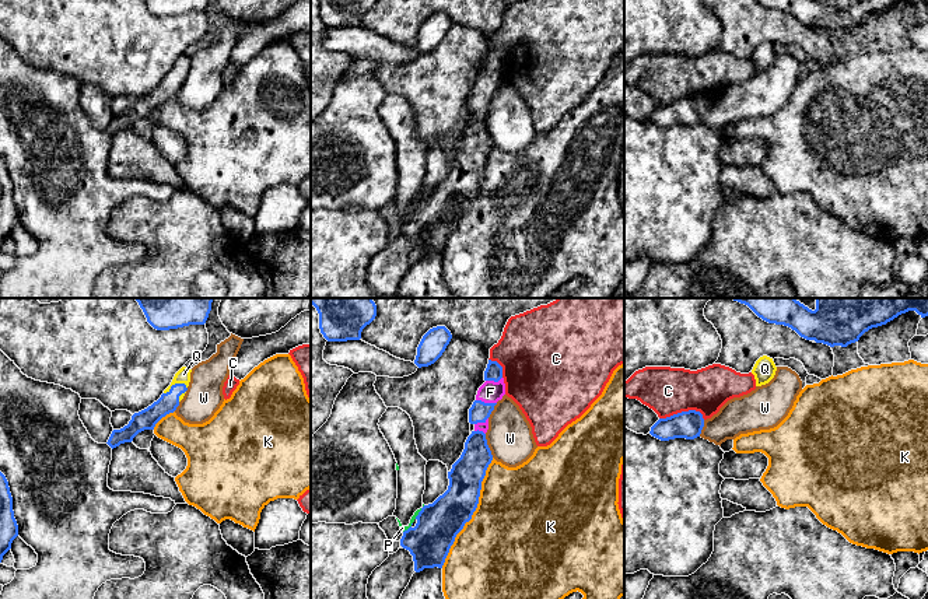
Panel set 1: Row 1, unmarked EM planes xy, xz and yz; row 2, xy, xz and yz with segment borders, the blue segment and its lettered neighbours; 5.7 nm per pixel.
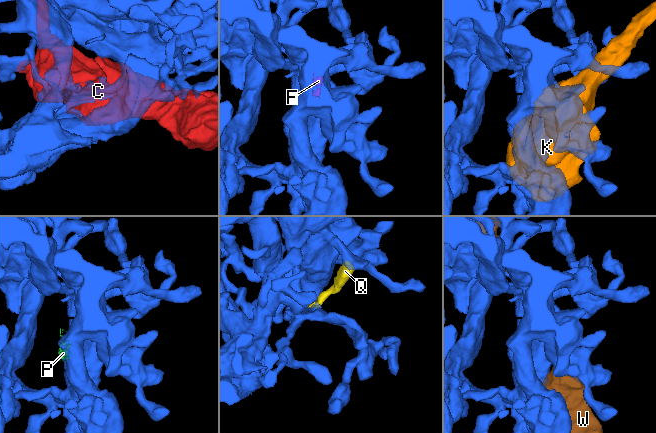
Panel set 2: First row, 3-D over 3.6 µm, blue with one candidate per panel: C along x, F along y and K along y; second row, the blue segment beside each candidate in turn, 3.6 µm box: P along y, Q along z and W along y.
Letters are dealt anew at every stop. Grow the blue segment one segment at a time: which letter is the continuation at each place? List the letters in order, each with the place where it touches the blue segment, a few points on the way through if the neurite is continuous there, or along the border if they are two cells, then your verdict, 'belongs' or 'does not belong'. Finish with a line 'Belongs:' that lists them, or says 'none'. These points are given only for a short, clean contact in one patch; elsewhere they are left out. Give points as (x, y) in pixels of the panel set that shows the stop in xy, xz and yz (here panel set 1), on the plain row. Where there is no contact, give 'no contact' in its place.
C: yz (683, 98) | does not belong
F: xz (486, 90) | belongs
K: xz (473, 198) | does not belong
P: xz (419, 199) | along xz (424, 192), (415, 205) | does not belong
Q: xy (175, 70) | belongs
W: xz (487, 132) | does not belong
Belongs: F, Q

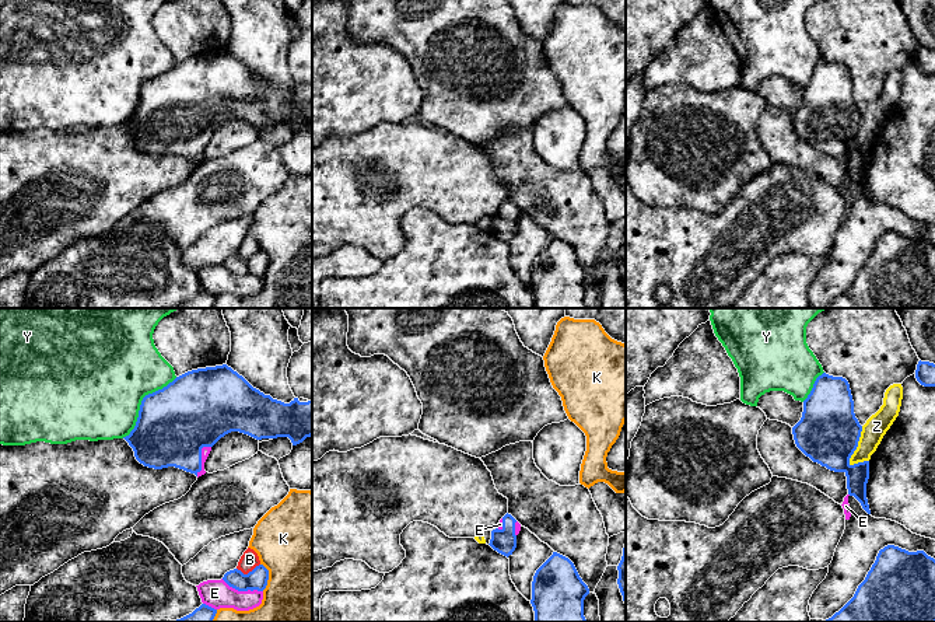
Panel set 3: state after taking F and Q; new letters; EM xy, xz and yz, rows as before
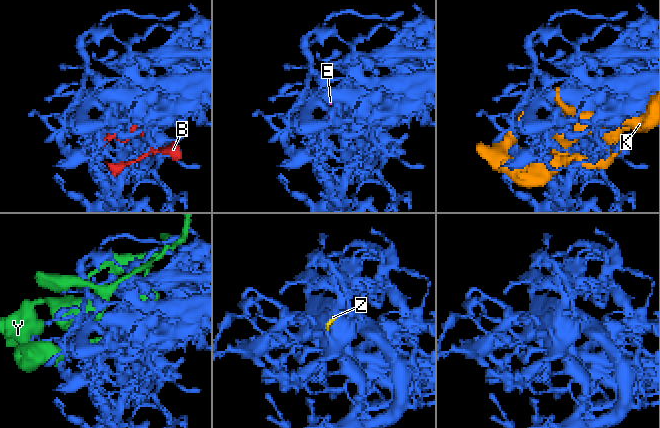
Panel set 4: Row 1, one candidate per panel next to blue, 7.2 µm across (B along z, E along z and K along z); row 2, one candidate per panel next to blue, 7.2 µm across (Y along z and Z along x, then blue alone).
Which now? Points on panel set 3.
B: xy (249, 258) | does not belong
E: xy (242, 276) | belongs
K: xy (268, 264) | does not belong
Y: xy (142, 88) | does not belong
Z: yz (857, 132) | does not belong
Belongs: E

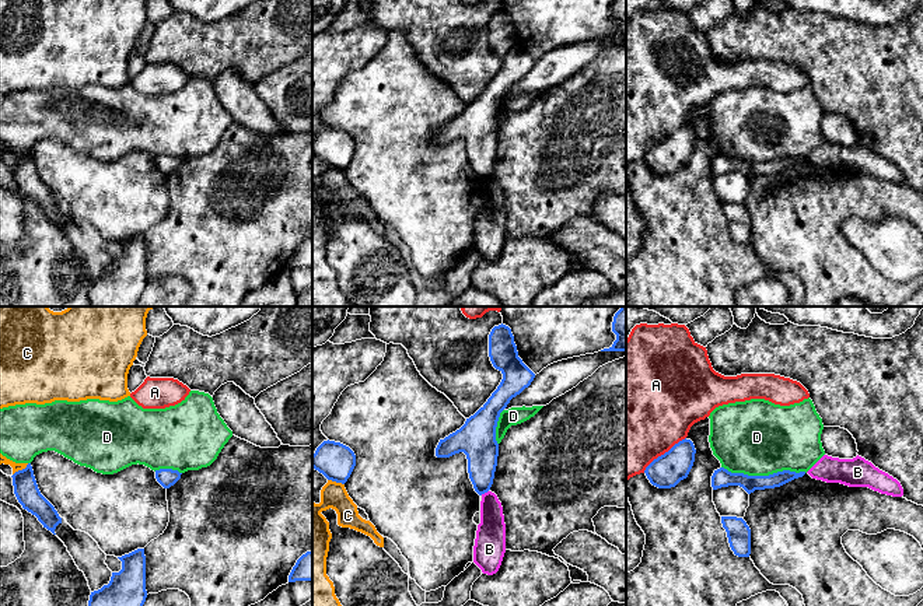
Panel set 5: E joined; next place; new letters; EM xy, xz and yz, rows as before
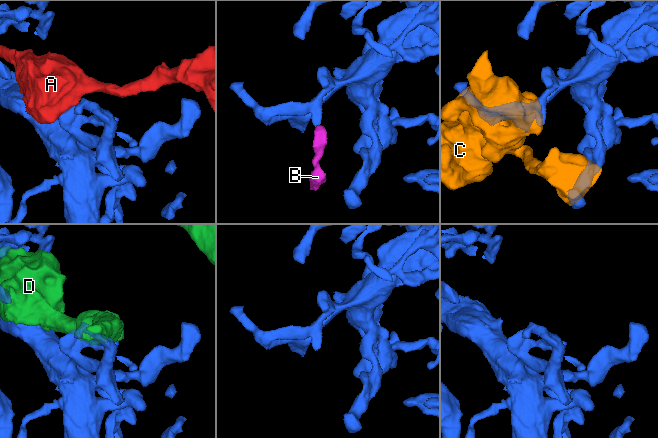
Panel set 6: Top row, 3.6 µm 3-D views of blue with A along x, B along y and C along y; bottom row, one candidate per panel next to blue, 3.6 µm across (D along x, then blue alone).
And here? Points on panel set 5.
A: yz (664, 140) | does not belong
B: xz (483, 179) | along xz (488, 177), (481, 181) | does not belong
C: xz (336, 168) | does not belong
D: yz (764, 163) | does not belong
Belongs: none

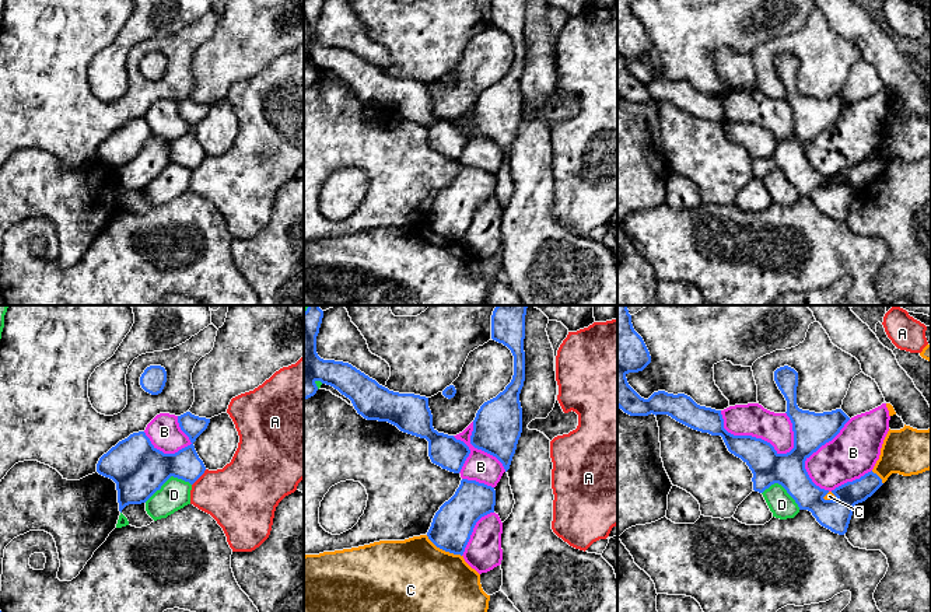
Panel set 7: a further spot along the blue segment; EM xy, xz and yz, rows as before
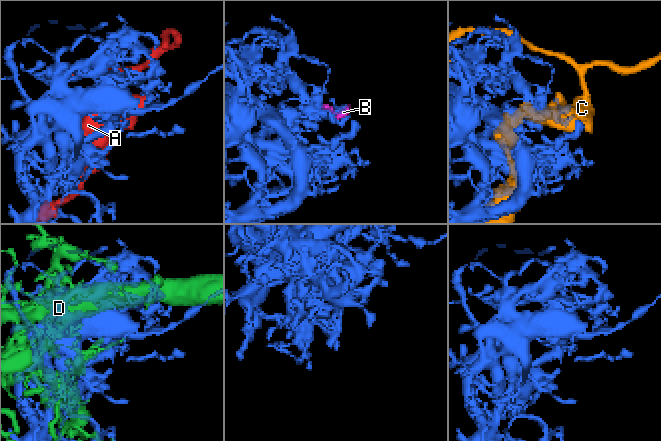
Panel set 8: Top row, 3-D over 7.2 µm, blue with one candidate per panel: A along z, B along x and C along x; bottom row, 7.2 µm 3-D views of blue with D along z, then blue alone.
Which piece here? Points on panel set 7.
A: xy (199, 163) | does not belong
B: yz (814, 137) | does not belong
C: xz (444, 235) | does not belong
D: xy (167, 165) | does not belong
Belongs: none

